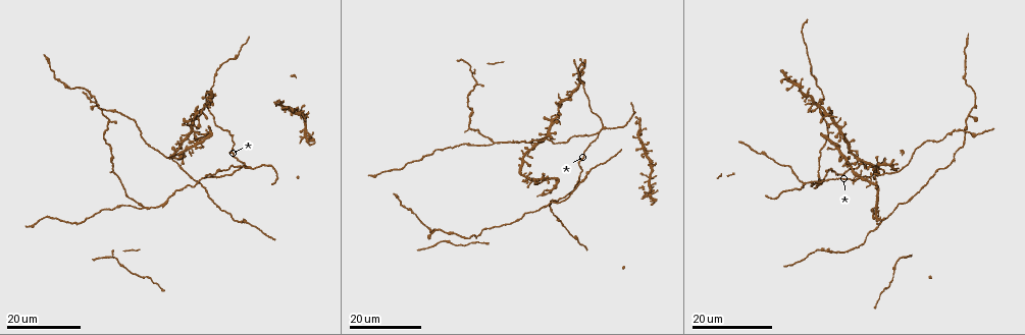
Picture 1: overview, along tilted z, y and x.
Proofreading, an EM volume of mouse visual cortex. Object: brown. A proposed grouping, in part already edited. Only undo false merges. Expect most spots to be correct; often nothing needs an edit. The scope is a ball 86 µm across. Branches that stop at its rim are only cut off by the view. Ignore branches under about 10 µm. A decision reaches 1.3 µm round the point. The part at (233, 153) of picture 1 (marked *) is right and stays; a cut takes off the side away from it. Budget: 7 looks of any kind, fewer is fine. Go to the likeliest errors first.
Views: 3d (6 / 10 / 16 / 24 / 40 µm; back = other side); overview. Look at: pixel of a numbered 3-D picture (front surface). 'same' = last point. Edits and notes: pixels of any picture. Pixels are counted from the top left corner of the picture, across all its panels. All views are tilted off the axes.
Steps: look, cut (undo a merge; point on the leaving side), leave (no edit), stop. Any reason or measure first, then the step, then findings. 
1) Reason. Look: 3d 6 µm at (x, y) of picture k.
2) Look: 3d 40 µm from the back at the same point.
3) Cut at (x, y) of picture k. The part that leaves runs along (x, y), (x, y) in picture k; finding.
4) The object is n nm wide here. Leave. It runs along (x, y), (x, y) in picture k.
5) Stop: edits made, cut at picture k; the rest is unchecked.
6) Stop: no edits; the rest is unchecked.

Looks like a crossing. Look: 3d 16 µm at (528, 177) of picture 1.

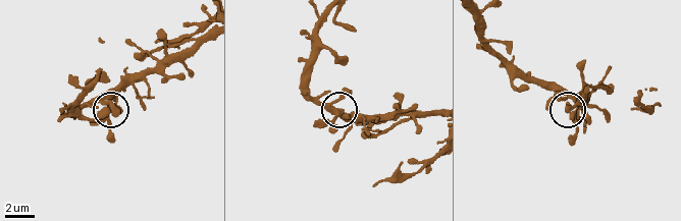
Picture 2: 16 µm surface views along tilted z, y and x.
Look: 3d 6 µm at (335, 114) of picture 2.

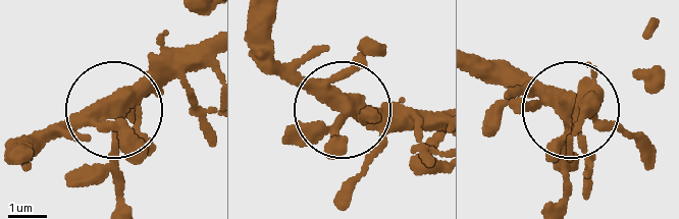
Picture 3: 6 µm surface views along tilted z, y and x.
Leave. All the same neuron.

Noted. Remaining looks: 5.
Three arms meet. Look: 3d 24 µm at (554, 189) of picture 1.

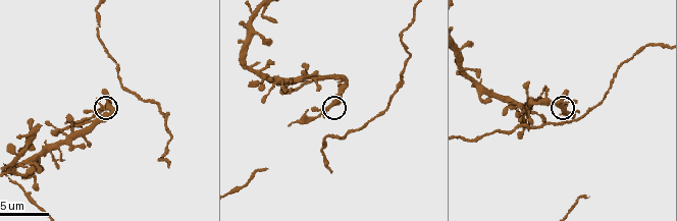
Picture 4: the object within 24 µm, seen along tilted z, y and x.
Look: 3d 10 µm at (560, 106) of picture 4.

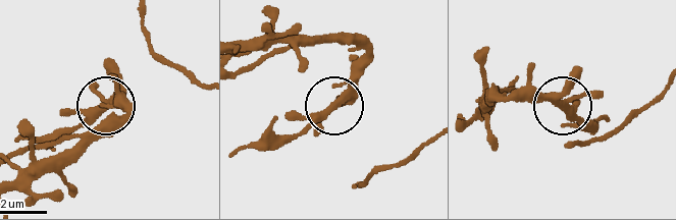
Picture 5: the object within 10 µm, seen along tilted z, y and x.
Leave. One neuron here.

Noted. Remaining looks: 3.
Three-way junction. Look: 3d 16 µm at (603, 125) of picture 1.

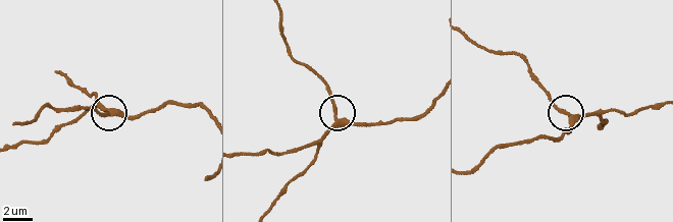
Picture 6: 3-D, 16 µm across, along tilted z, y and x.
Closer look. Look: 3d 6 µm at (573, 114) of picture 6.

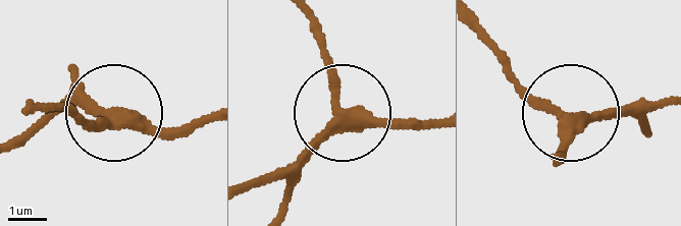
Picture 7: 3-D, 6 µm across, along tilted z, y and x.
3 arms meet here. Leave. It runs along (281, 203), (295, 161), (341, 108), (337, 80), (308, 26) in picture 7; continuous, no second neuron.

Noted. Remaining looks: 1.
Stop: no edits; the rest is unchecked.

